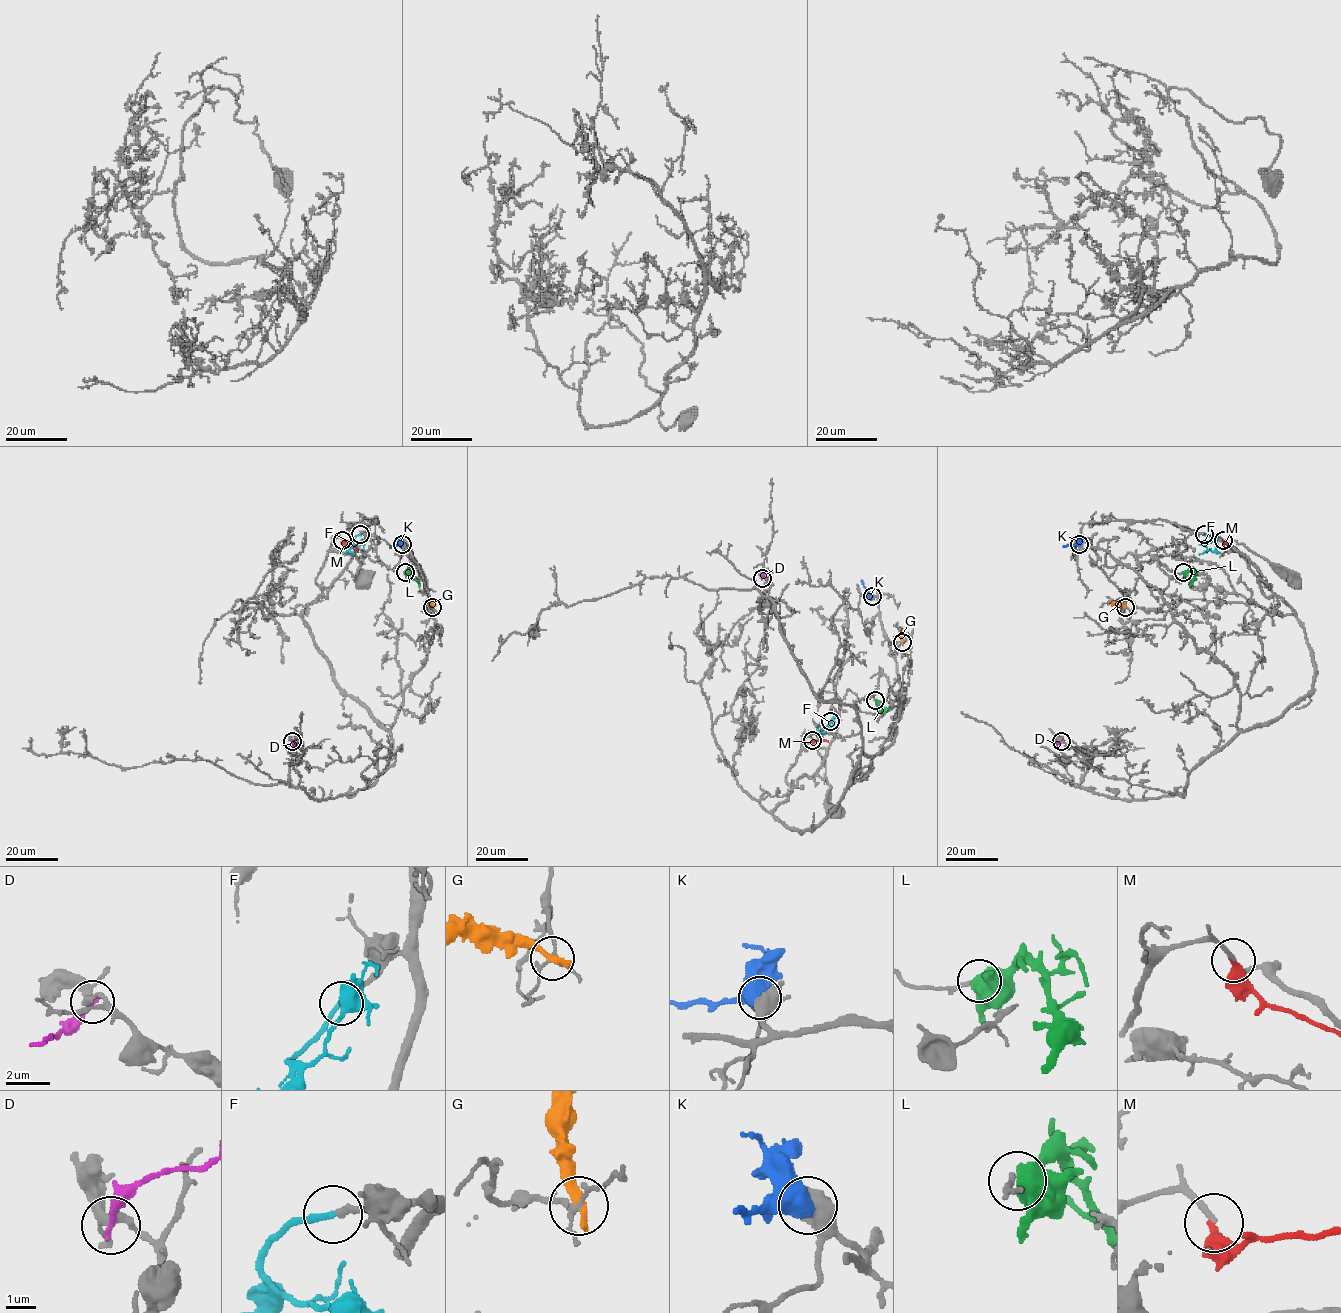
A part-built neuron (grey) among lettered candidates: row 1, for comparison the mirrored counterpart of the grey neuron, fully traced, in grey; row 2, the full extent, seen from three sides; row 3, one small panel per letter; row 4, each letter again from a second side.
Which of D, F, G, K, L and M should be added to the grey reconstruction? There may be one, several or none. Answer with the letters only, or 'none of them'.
F, K

